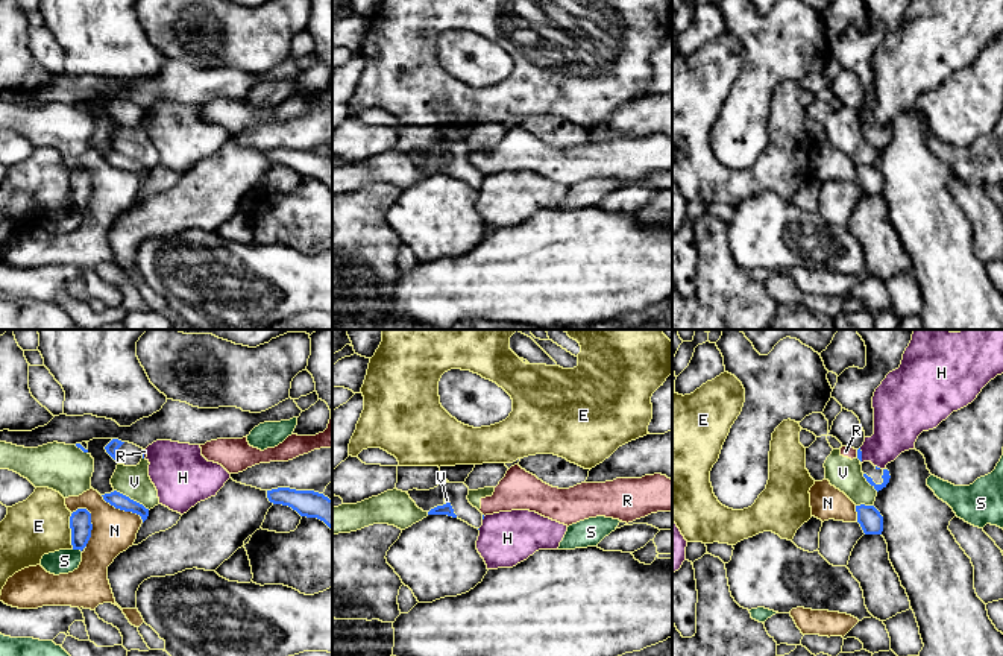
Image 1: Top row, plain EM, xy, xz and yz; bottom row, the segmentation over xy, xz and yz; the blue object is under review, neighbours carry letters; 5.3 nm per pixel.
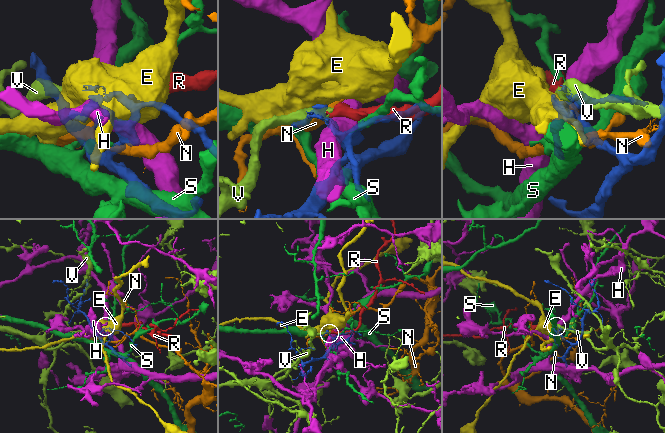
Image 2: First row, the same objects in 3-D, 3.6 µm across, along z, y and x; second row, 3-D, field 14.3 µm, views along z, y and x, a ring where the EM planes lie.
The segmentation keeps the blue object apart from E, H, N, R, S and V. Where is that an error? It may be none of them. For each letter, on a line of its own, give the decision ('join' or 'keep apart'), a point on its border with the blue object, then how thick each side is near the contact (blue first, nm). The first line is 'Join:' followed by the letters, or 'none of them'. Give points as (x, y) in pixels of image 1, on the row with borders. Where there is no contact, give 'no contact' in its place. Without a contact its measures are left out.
Join: none of them
E: keep apart | xy (72, 530) | 120/300 nm
H: keep apart | yz (861, 454) | 30/260 nm
N: keep apart | xy (91, 524) | 120/240 nm
R: keep apart | xy (143, 454) | 20/20 nm
S: keep apart | xy (76, 548) | 120/130 nm
V: keep apart | xy (132, 500) | 80/170 nm

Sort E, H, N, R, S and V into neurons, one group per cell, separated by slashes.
E / H / N / R V / S

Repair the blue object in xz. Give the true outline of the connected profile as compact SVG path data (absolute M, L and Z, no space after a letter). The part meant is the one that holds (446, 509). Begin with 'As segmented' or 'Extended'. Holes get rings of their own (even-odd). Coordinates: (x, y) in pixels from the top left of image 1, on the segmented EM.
Extended. M442 483L429 490L408 490L410 498L428 515L448 515L458 518L479 530L484 515L469 500L464 483Z

